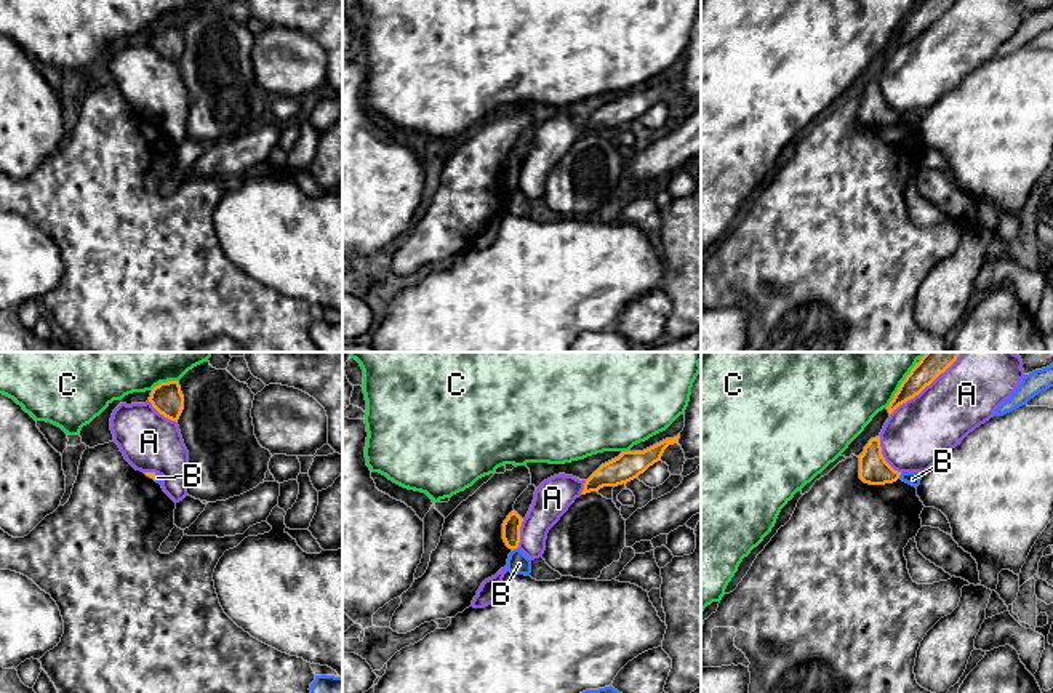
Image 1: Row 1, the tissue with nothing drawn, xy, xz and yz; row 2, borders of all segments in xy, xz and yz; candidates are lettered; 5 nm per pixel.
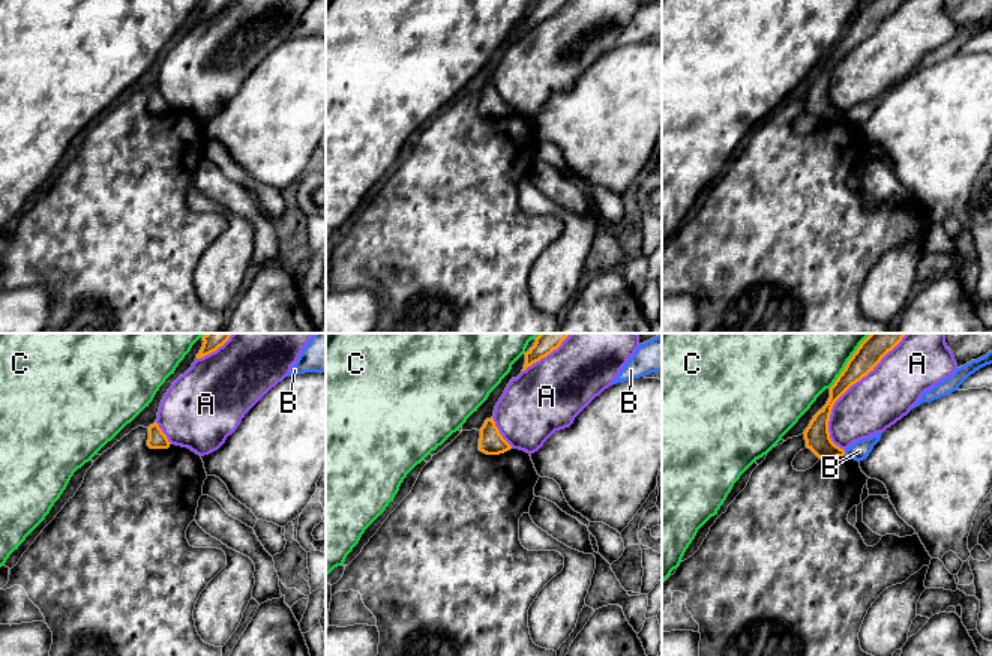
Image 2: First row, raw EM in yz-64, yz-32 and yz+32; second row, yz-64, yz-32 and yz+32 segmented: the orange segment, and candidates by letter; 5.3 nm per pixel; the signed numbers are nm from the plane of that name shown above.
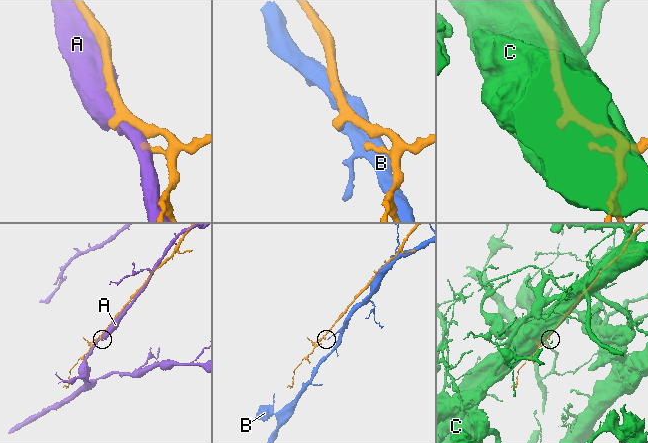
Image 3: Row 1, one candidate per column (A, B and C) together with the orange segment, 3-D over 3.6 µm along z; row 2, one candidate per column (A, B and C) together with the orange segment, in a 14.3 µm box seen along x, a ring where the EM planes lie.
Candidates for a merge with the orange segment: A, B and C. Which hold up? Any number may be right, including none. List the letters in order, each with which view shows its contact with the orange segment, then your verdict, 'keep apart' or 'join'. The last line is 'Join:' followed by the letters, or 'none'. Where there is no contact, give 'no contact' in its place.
A: yz | keep apart
B: xz | keep apart
C: yz | keep apart
Join: none

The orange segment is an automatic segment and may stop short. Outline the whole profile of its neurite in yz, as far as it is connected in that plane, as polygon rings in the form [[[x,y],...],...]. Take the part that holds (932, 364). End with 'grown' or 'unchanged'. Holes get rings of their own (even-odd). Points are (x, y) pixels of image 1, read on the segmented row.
[[[927,352],[901,383],[893,400],[887,407],[891,415],[899,405],[919,395],[941,373],[944,373],[962,352]]]; unchanged

